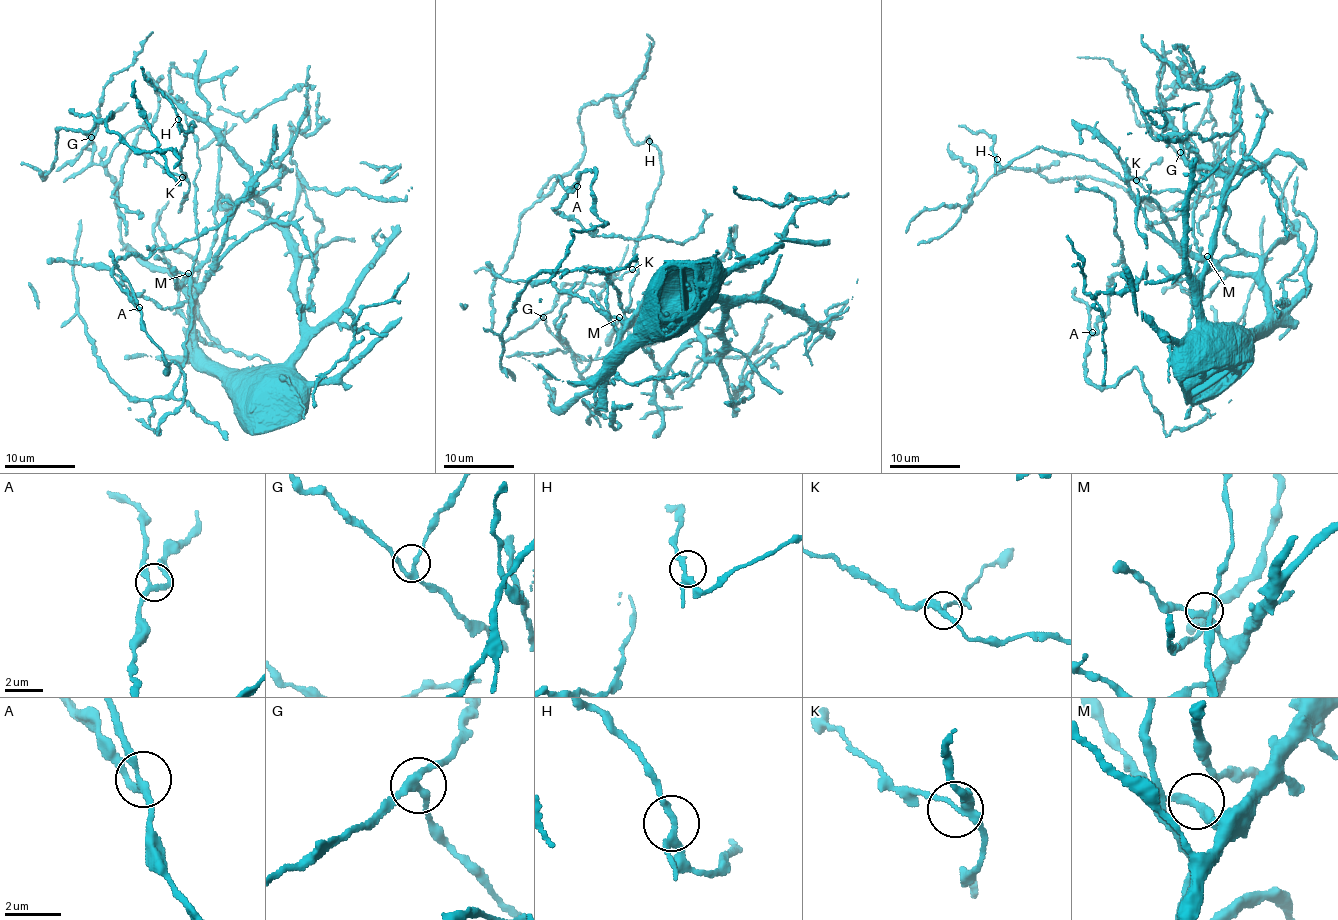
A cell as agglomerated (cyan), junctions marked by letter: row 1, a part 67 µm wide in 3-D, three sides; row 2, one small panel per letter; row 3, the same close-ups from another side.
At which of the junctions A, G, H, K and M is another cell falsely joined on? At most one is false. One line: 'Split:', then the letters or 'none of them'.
Split: K

